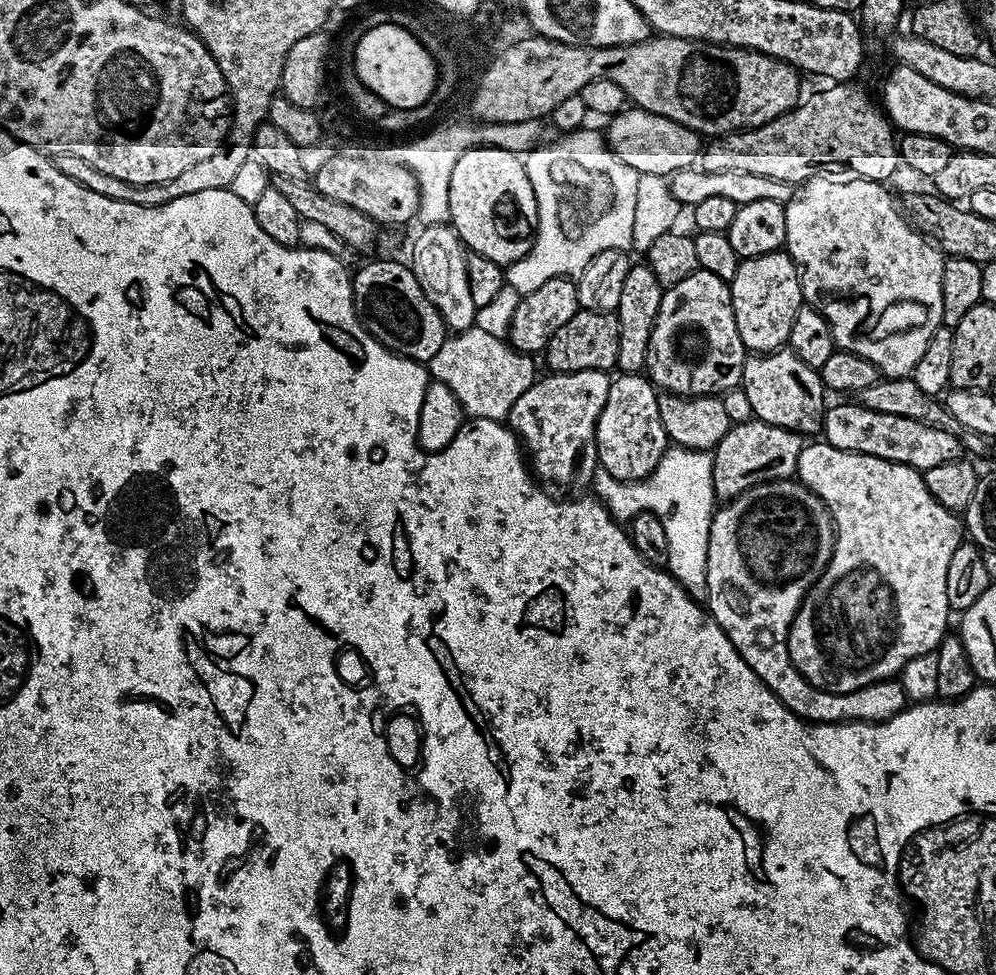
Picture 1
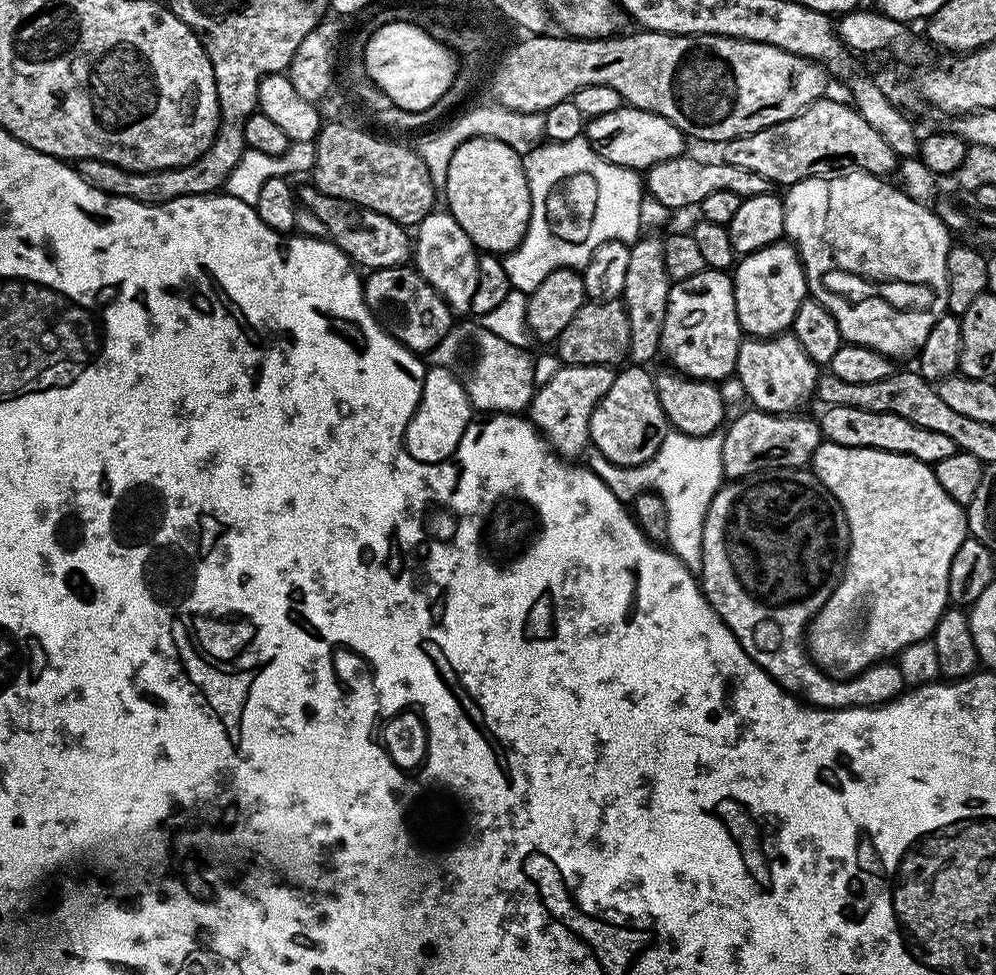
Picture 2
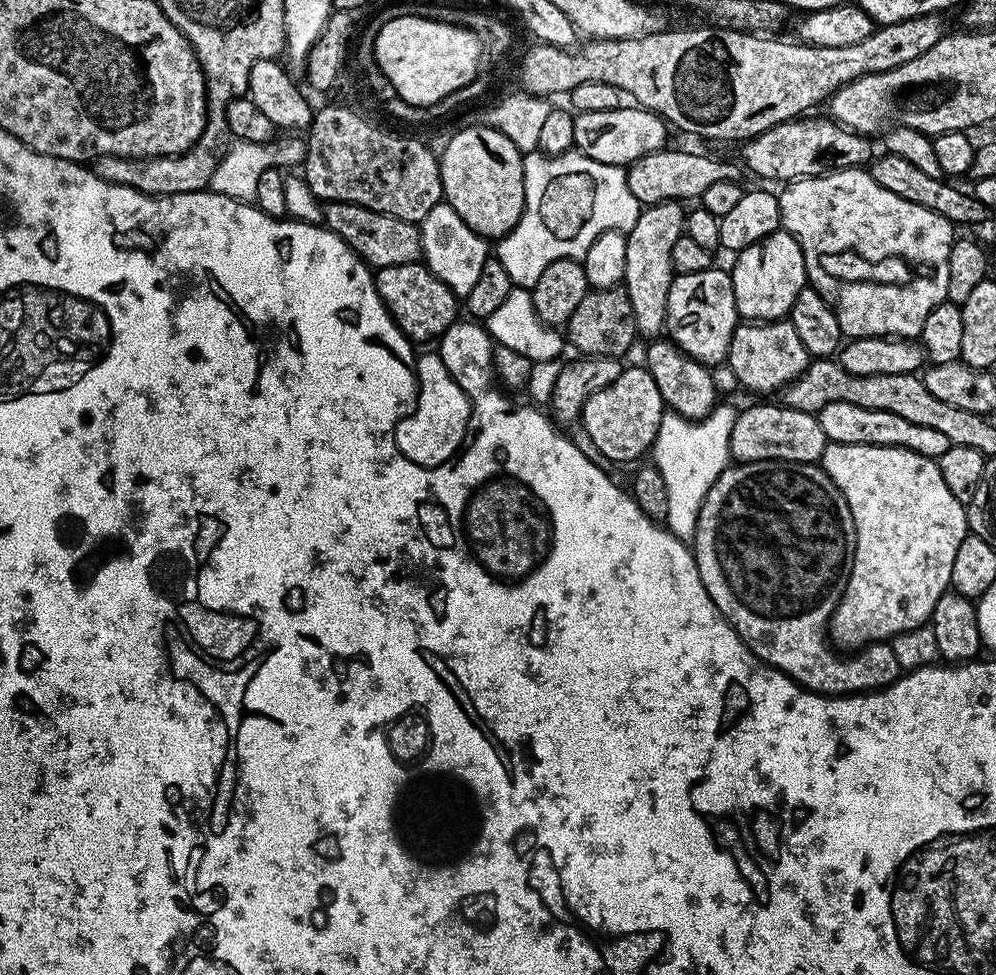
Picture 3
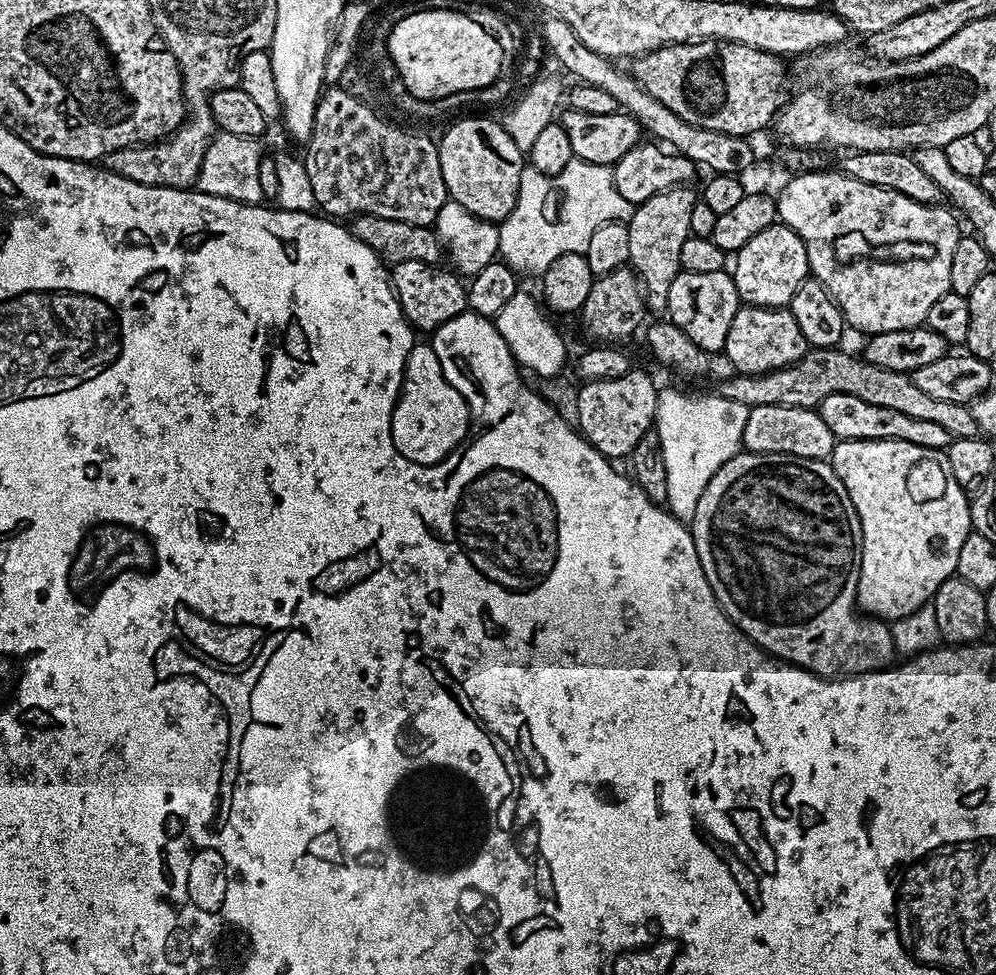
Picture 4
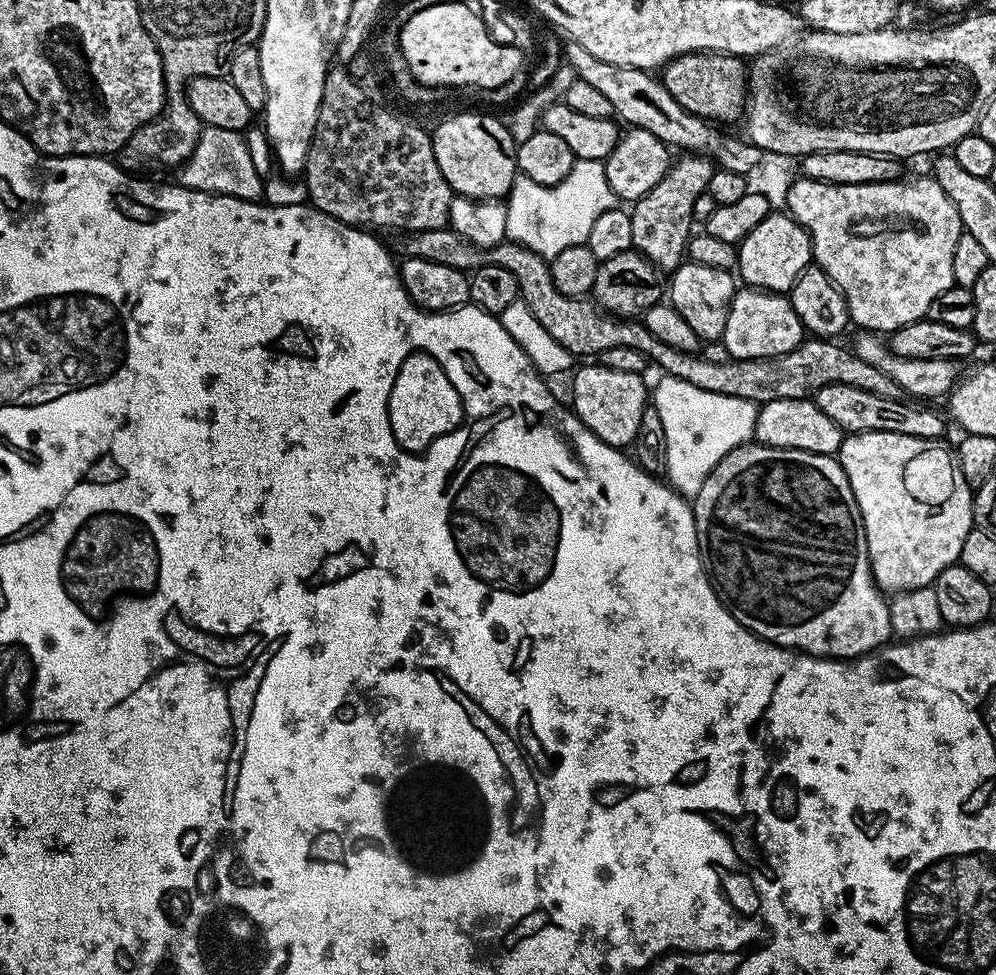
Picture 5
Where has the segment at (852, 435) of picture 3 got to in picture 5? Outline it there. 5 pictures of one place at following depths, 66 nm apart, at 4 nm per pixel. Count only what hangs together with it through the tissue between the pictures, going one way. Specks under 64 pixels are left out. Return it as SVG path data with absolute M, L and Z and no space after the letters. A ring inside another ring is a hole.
M831 384L822 386L822 390L816 392L814 399L818 410L822 410L822 414L826 414L826 418L830 418L830 422L840 427L841 433L844 434L889 432L890 434L910 434L910 438L930 438L931 440L939 440L945 435L943 415L940 417L938 413L930 409L933 407L921 406L904 398L891 400L882 398L878 394L870 394L870 390L858 390L858 386Z

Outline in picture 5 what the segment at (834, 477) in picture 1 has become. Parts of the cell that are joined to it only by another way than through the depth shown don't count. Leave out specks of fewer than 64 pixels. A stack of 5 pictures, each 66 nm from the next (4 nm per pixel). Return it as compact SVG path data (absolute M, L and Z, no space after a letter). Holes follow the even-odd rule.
M854 432L840 441L838 459L862 514L872 576L885 594L935 585L938 574L959 561L962 542L966 542L966 534L974 527L973 489L968 487L966 478L962 478L953 449L944 443L943 439L910 438L910 434L889 432Z

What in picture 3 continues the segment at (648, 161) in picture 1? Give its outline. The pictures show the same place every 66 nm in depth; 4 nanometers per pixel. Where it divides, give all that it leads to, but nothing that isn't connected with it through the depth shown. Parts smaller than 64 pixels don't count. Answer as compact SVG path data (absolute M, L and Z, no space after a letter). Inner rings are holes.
M621 106L614 110L594 110L578 112L573 115L574 148L586 158L594 158L594 162L633 164L651 152L661 151L669 143L670 128L655 112L639 106Z

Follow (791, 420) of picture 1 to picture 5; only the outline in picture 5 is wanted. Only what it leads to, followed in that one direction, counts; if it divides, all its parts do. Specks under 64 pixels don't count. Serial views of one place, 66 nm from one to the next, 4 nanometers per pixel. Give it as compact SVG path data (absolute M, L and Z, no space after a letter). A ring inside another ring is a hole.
M737 287L730 302L730 314L726 318L726 330L722 341L733 360L750 358L774 358L778 354L790 354L806 338L806 333L794 306L787 295L765 292L762 288Z

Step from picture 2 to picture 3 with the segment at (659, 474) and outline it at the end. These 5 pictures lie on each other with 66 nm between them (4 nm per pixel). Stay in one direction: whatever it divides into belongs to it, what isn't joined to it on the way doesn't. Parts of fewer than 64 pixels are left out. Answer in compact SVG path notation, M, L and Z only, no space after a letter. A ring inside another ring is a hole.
M720 402L710 415L700 420L687 420L675 414L665 414L662 418L654 445L654 466L662 474L662 478L666 478L666 490L670 494L666 527L679 540L688 542L695 537L702 502L710 486L714 486L724 469L729 467L732 454L730 434L734 430L737 415L737 409Z

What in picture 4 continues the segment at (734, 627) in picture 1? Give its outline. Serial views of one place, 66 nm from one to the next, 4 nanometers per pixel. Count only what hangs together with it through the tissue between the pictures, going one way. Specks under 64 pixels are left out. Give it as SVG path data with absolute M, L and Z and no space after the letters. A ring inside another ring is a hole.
M747 450L737 452L722 465L718 474L714 474L714 478L710 478L706 490L702 490L702 498L698 498L698 510L694 510L694 518L690 521L690 531L694 546L698 550L698 562L702 562L706 582L710 582L710 590L714 590L714 598L720 604L720 609L748 639L754 641L769 656L785 660L788 664L797 664L800 668L807 668L814 675L825 678L878 672L881 668L889 667L897 659L898 653L891 627L885 621L858 611L856 591L862 558L862 526L858 522L858 510L854 510L854 502L850 502L850 494L846 494L846 486L842 486L842 478L834 474L828 460Z

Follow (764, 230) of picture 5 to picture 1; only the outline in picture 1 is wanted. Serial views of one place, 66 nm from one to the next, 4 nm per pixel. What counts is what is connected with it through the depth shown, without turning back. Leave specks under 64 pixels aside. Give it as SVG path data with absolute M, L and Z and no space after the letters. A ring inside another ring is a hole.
M787 251L741 259L738 274L734 274L730 287L734 322L738 326L738 334L745 349L752 354L783 349L788 343L794 314L798 314L802 303L800 271Z

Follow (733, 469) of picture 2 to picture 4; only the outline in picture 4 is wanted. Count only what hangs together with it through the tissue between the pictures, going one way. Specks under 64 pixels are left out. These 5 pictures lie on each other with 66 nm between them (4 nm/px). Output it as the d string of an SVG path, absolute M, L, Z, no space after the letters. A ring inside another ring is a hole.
M754 406L748 409L746 430L742 430L743 447L749 452L790 454L798 458L828 460L837 442L830 426L822 422L819 411L798 406Z

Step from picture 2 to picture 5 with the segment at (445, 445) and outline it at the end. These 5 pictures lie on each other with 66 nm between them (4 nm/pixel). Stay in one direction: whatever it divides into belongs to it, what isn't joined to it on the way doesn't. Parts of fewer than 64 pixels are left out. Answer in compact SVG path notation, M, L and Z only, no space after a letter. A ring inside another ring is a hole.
M414 351L403 360L395 376L394 386L391 387L388 399L388 416L391 419L391 432L400 448L406 449L407 452L422 454L438 437L456 431L463 424L464 404L461 402L457 388L441 370L441 364L427 352Z

